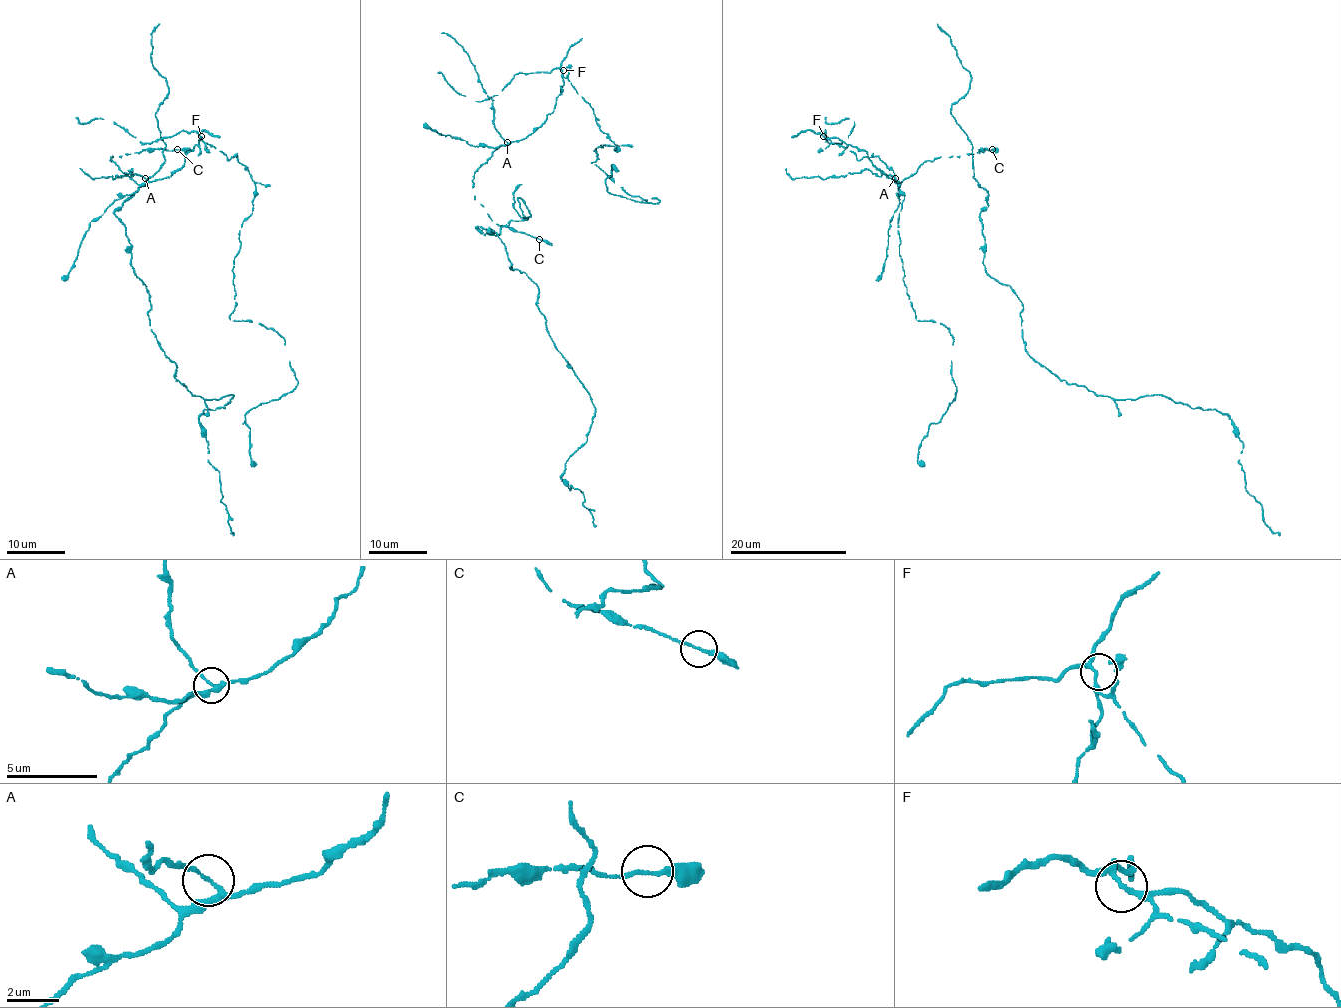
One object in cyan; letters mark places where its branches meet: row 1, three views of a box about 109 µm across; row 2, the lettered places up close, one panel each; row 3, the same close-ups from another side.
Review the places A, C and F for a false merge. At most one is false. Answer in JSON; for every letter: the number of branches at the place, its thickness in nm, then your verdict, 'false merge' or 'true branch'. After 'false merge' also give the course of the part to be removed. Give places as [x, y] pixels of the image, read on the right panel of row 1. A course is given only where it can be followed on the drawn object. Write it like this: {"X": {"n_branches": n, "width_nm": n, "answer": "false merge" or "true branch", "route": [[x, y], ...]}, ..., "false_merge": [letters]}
{"A": {"n_branches": 3, "width_nm": 160, "answer": "true branch"}, "C": {"n_branches": 2, "width_nm": 170, "answer": "true branch"}, "F": {"n_branches": 3, "width_nm": 150, "answer": "true branch"}, "false_merge": []}

